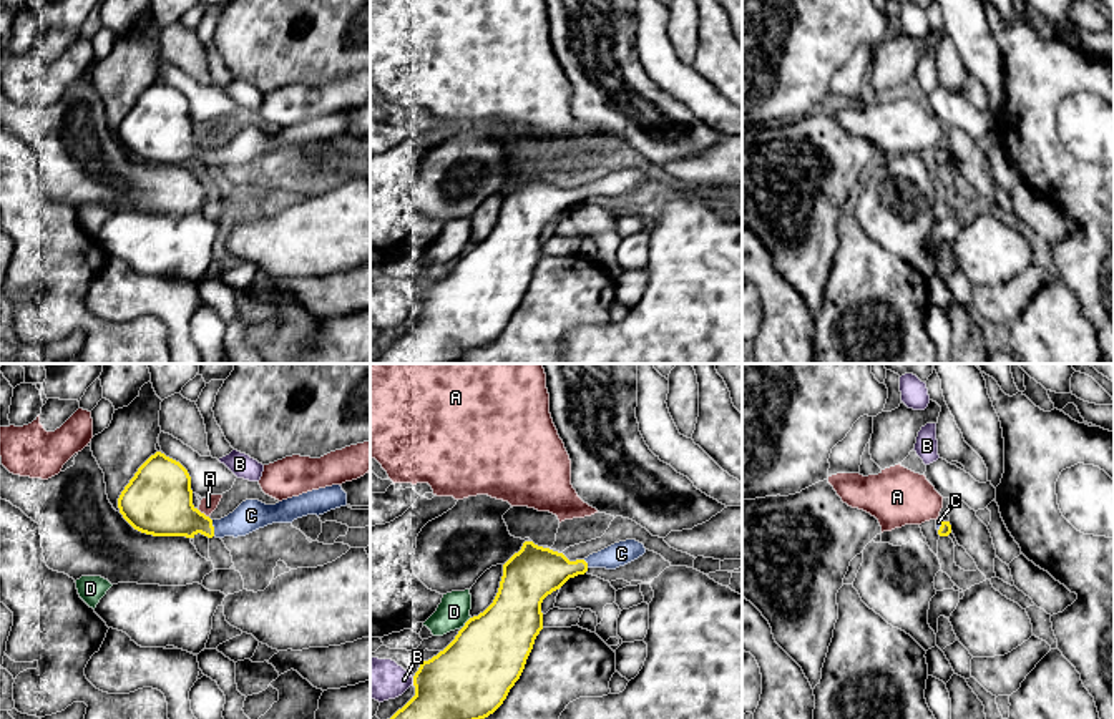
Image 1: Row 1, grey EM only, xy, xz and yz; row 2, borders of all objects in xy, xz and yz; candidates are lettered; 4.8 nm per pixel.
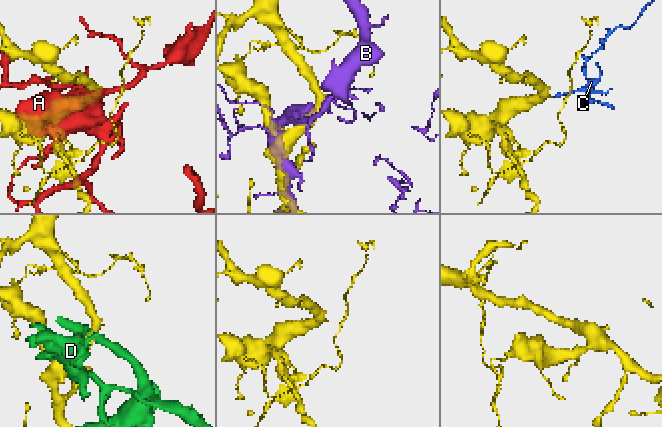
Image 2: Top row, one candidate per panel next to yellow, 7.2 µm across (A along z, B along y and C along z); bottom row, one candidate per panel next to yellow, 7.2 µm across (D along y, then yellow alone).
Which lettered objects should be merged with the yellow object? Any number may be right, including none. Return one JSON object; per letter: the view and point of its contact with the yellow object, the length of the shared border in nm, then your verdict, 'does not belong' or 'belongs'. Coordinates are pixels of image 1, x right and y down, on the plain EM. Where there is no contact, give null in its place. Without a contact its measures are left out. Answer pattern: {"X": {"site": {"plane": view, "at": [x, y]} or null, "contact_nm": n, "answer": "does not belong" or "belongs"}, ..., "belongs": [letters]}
{"A": {"site": {"plane": "xy", "at": [203, 141]}, "contact_nm": 70, "answer": "does not belong"}, "B": {"site": {"plane": "xz", "at": [414, 309]}, "contact_nm": 40, "answer": "does not belong"}, "C": {"site": {"plane": "xy", "at": [213, 156]}, "contact_nm": 80, "answer": "belongs"}, "D": {"site": {"plane": "xz", "at": [465, 251]}, "contact_nm": 80, "answer": "does not belong"}, "belongs": ["C"]}

